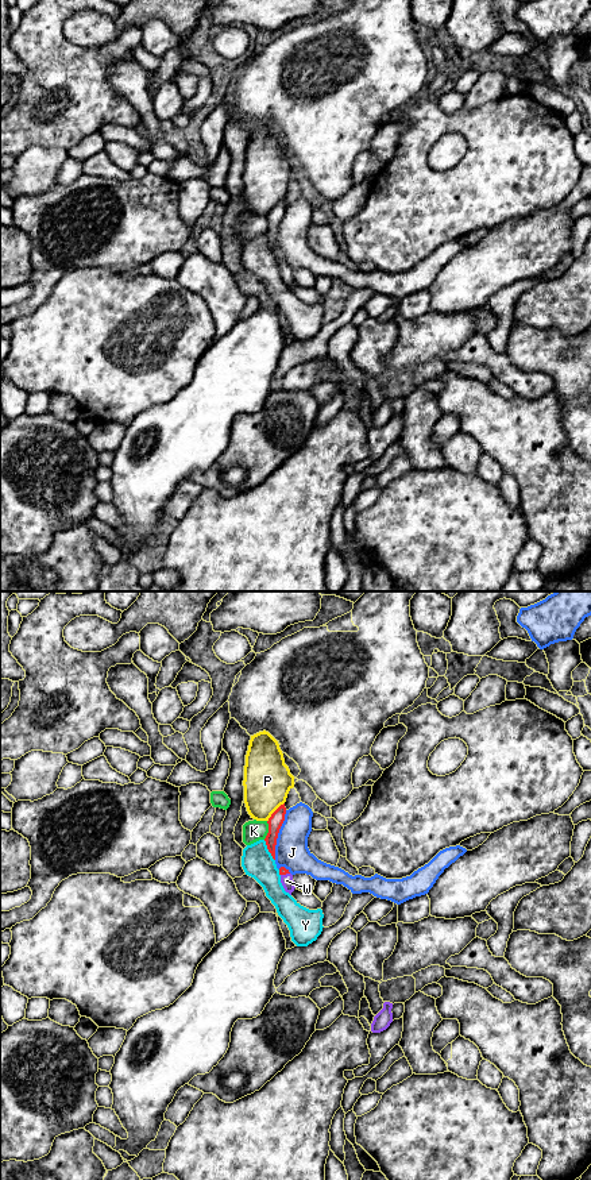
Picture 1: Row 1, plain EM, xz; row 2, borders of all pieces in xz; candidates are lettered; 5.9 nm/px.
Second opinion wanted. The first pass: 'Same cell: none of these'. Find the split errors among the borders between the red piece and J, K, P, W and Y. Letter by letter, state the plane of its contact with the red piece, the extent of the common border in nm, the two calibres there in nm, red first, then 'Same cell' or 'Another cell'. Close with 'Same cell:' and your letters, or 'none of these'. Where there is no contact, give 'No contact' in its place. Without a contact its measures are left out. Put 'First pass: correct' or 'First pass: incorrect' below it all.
J: Touches red in xz. Shared border 300 nm. Thickness 90 nm (red) against 200 nm. Another cell
K: Touches red in xz. Shared border 110 nm. Thickness 90 nm (red) against 130 nm. Another cell
P: Touches red in xz. Shared border 160 nm. Thickness 90 nm (red) against 280 nm. Another cell
W: Touches red in xz. Shared border 60 nm. Thickness 50 nm (red) against 70 nm. Same cell
Y: Touches red in xz. Shared border 140 nm. Thickness 90 nm (red) against 190 nm. Another cell
Same cell: W
First pass: incorrect

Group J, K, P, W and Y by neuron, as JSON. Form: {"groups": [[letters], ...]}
{"groups": [["J"], ["K"], ["P"], ["W"], ["Y"]]}

